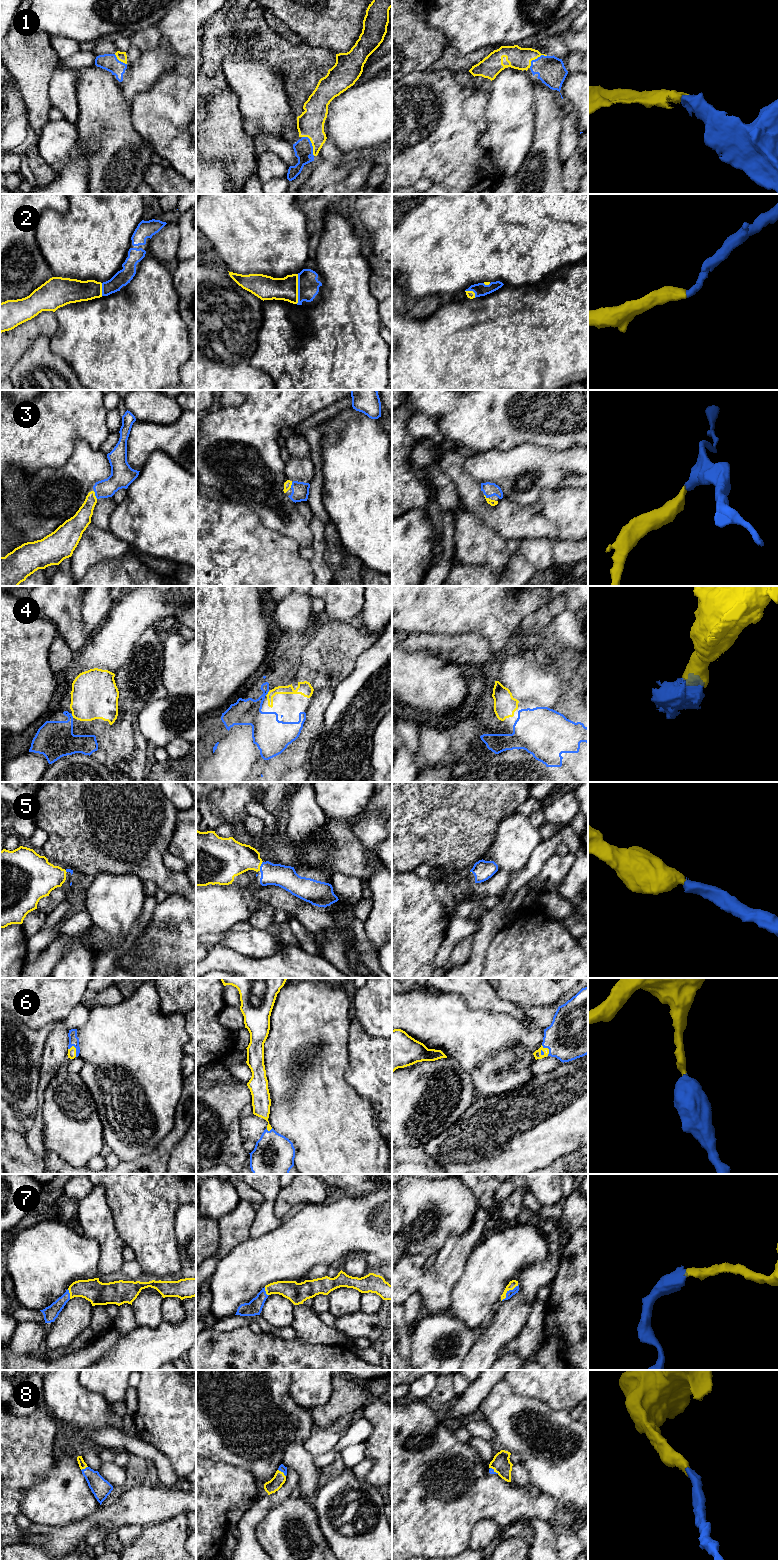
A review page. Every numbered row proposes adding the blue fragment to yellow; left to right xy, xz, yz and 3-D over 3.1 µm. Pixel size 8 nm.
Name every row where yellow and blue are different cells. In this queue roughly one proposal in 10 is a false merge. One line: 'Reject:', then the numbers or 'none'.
Reject: none

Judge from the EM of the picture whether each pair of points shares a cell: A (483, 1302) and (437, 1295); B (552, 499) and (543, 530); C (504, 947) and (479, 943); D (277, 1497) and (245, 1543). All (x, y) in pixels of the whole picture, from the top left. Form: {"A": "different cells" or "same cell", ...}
{"A": "different cells", "B": "different cells", "C": "different cells", "D": "same cell"}

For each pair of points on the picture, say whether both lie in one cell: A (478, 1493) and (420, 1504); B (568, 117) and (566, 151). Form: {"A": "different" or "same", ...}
{"A": "same", "B": "same"}

